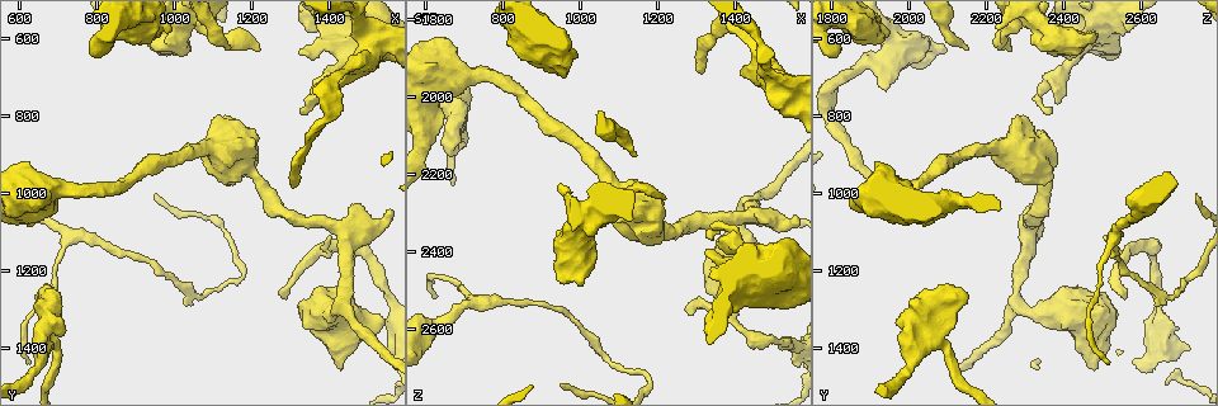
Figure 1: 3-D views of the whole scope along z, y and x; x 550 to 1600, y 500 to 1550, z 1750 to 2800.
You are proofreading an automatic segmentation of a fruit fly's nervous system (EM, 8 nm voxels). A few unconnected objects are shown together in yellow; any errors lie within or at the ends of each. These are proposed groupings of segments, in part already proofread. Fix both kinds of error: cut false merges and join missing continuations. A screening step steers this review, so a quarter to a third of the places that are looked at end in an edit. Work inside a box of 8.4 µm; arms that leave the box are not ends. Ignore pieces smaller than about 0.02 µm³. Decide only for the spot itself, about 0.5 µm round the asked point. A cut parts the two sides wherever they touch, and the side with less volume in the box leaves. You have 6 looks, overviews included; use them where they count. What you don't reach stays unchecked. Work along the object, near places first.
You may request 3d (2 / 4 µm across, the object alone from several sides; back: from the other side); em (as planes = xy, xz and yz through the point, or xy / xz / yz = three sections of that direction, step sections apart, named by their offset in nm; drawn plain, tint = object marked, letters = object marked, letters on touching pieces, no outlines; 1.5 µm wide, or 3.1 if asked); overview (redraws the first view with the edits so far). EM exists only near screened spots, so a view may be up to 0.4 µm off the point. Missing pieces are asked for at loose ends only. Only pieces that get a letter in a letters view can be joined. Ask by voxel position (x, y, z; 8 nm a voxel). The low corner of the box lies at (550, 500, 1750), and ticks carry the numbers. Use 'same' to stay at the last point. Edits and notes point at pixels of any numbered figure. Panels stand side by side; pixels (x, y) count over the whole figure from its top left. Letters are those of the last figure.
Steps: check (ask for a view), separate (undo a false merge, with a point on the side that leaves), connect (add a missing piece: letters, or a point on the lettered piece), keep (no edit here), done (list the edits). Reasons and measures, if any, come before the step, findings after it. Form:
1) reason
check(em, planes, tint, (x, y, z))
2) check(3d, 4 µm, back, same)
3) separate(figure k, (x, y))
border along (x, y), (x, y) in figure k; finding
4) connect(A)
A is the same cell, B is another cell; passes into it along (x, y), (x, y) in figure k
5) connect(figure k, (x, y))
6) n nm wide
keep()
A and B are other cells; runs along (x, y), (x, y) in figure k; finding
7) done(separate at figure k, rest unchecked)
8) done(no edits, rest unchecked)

stops while still wide
check(3d, 4 µm, (1425, 1450, 2480))

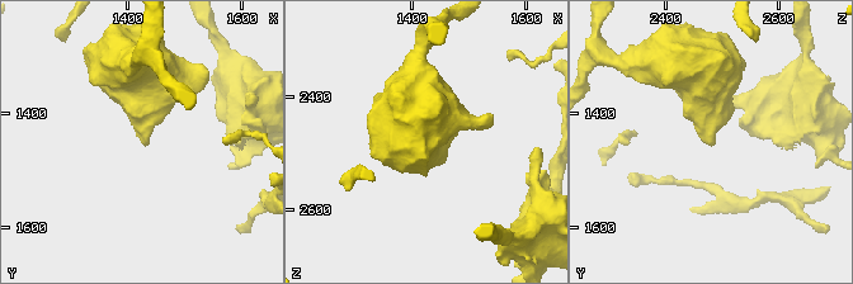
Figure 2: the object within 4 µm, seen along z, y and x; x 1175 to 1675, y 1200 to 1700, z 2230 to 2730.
need the tissue
check(em, xy, step 4, letters, (1430, 1455, 2475))

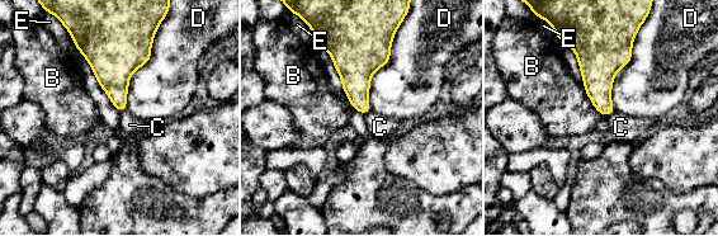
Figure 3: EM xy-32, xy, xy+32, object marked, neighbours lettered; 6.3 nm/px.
cut it another way
check(em, planes, letters, same)

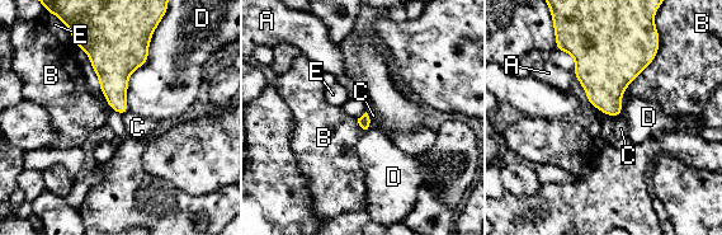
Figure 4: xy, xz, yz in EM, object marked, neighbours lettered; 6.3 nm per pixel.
D touches over 500 nm
keep()
A, B, C, D and E are other cells; none of them fits

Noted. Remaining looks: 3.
an open end
check(em, planes, plain, (1290, 1275, 2565))

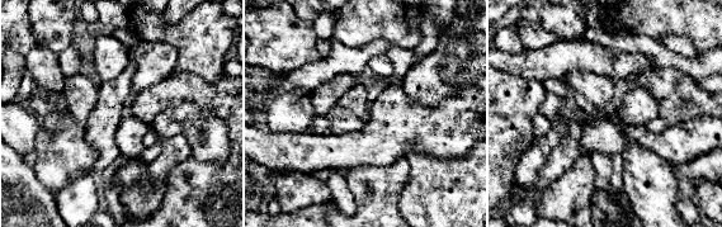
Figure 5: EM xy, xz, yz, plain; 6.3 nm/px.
what lies round it
check(em, planes, letters, same)

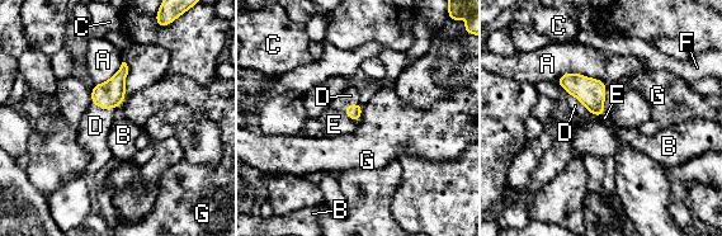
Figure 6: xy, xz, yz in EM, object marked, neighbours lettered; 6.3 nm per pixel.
connect(D)
D is the same cell, A, B, C, E, F and G are other cells; passes into it along (590, 93), (584, 105), (575, 105) in figure 6; it goes on there

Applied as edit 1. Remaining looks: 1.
done(connect at figure 6, rest unchecked)

